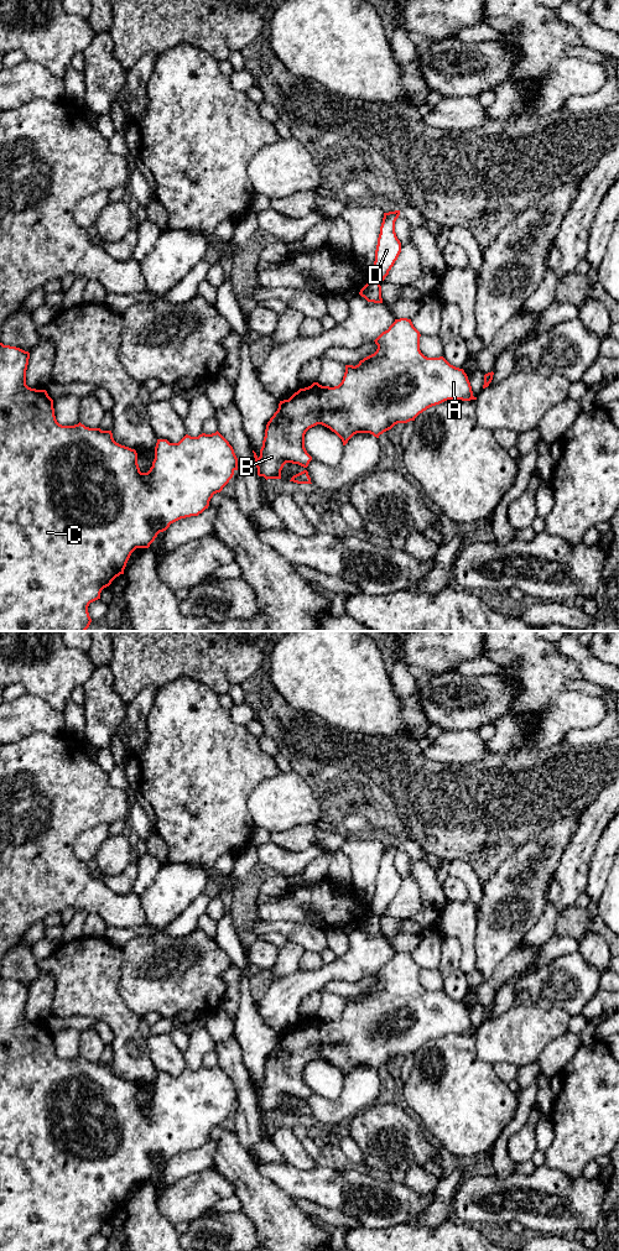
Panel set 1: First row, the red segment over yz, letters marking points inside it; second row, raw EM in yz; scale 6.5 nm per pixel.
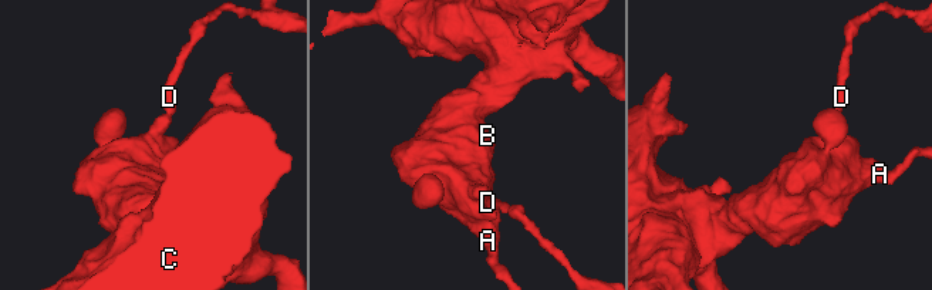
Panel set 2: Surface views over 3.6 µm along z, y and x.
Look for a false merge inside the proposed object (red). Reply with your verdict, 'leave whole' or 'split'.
split

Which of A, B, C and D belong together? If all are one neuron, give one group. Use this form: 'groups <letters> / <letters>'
groups A B C / D

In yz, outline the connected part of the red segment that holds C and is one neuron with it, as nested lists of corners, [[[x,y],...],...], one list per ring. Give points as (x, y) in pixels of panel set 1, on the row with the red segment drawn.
[[[0,343],[0,631],[85,631],[92,622],[89,604],[100,599],[102,590],[124,574],[131,553],[136,548],[149,548],[157,535],[166,531],[171,523],[198,516],[208,509],[213,495],[220,492],[238,470],[238,458],[218,431],[198,437],[186,434],[178,443],[157,439],[152,466],[147,473],[141,473],[136,450],[116,443],[111,431],[89,428],[80,422],[74,426],[62,426],[57,422],[53,400],[47,391],[26,385],[28,359],[28,351]]]

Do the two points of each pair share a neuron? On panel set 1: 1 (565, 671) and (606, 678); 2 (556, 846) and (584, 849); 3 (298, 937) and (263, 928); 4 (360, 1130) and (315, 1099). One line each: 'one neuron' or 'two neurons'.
1: two neurons
2: two neurons
3: one neuron
4: two neurons

